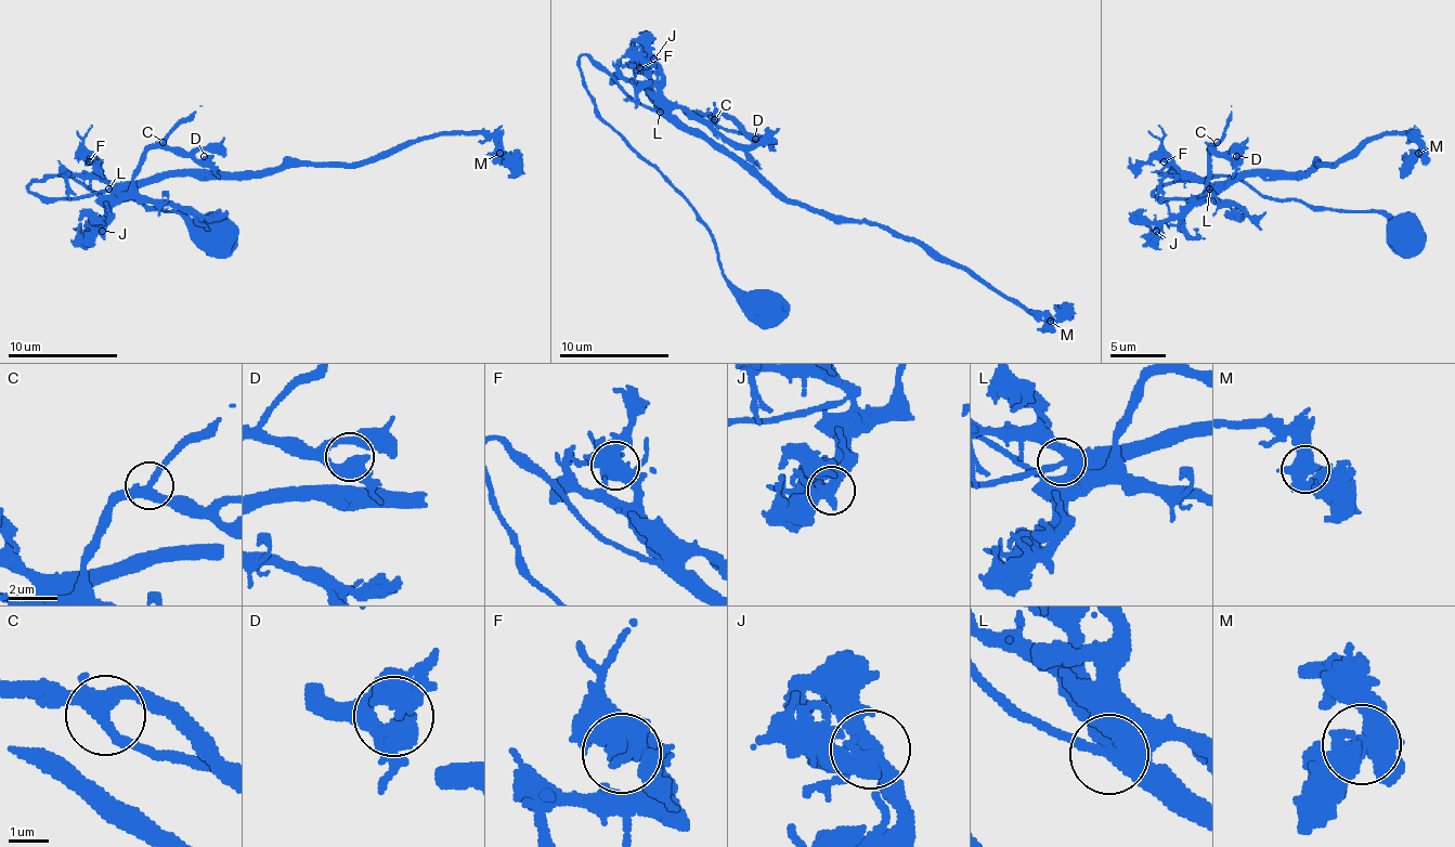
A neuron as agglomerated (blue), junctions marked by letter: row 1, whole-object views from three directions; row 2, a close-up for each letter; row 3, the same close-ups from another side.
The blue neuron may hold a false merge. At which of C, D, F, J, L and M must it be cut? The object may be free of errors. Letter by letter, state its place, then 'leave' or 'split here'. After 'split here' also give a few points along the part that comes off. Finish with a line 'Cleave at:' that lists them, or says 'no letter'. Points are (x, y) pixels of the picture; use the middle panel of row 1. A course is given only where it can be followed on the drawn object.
C: (714, 119) | leave
D: (755, 139) | leave
F: (639, 67) | leave
J: (653, 59) | leave
L: (660, 112) | leave
M: (1050, 321) | leave
Cleave at: no letter

